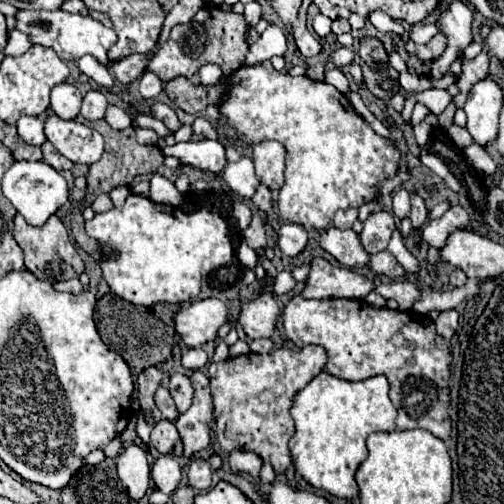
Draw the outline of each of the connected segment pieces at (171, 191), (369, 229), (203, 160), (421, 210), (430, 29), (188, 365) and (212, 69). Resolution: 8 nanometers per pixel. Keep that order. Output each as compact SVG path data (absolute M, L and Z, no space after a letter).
M155 173L149 183L151 183L151 189L147 197L153 203L163 203L163 205L173 205L173 207L181 203L181 193L175 189L175 185L167 177Z
M379 211L375 215L369 215L369 219L363 223L363 231L359 233L361 245L367 253L379 253L387 249L391 233L395 229L395 221L387 211Z
M199 141L199 143L177 143L173 147L165 147L163 149L165 155L173 155L179 157L183 161L183 165L191 165L195 169L203 169L209 171L213 175L221 175L223 167L225 167L225 147L219 141Z
M411 195L411 223L415 229L421 229L427 223L427 209L421 197Z
M415 23L415 25L411 27L409 39L411 39L411 41L415 41L415 43L427 43L435 33L437 33L435 25L429 25L429 23L419 25L419 23Z
M195 347L195 349L189 349L185 355L183 355L183 367L185 369L203 369L205 365L209 363L209 357L207 353L201 349L201 347Z
M203 65L199 69L199 75L201 75L203 85L215 85L219 81L219 77L223 75L223 71L219 65Z

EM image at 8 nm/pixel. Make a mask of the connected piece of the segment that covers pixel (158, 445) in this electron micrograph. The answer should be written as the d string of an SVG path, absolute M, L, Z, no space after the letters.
M161 419L155 429L151 431L151 443L155 445L155 449L163 455L171 453L171 449L175 447L175 443L179 441L179 433L177 433L177 427L173 421L167 421L167 419Z

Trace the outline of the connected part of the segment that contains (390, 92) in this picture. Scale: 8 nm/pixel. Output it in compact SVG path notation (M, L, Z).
M377 39L361 41L359 57L365 83L375 97L389 101L395 93L401 91L399 73L389 65L387 53Z

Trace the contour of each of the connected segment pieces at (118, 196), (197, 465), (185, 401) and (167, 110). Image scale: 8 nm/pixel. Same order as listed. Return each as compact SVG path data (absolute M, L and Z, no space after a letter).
M115 187L115 189L111 189L109 191L109 195L111 195L111 201L113 201L113 205L115 207L121 207L123 203L125 203L125 199L127 199L127 195L129 195L131 191L129 191L129 187Z
M205 459L191 461L187 477L189 477L189 485L191 487L207 491L211 487L211 469L209 469L209 463Z
M175 373L171 375L171 381L169 381L169 389L171 389L171 397L177 405L177 411L183 413L191 407L191 399L193 399L193 385L189 381L187 375L181 375L181 373Z
M159 101L153 103L153 105L151 105L151 115L153 115L155 119L163 121L171 131L177 131L177 129L181 127L175 111L173 111L169 105L165 105L165 103L159 103Z

